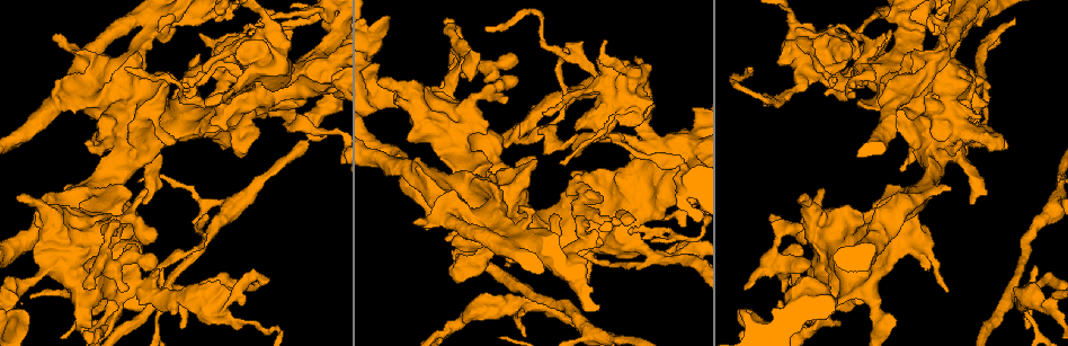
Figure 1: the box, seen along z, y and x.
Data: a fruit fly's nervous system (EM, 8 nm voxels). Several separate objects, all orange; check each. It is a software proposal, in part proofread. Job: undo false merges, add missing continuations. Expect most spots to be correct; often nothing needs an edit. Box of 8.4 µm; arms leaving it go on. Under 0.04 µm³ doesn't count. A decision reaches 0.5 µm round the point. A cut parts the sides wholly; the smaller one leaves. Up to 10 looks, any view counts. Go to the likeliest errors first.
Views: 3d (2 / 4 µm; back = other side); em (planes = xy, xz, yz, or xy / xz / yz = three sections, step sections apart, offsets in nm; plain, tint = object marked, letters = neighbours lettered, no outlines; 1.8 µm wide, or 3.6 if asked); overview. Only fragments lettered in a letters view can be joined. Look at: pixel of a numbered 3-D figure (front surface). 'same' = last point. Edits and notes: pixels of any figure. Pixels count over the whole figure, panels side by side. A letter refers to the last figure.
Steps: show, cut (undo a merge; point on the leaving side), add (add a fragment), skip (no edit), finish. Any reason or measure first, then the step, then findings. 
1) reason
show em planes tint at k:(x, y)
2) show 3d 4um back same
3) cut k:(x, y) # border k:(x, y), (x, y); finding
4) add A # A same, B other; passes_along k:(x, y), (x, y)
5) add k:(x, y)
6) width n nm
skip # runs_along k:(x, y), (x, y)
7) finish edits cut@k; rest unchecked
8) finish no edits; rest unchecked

closes a loop
show em 3.6um planes letters at 1:(925, 118)

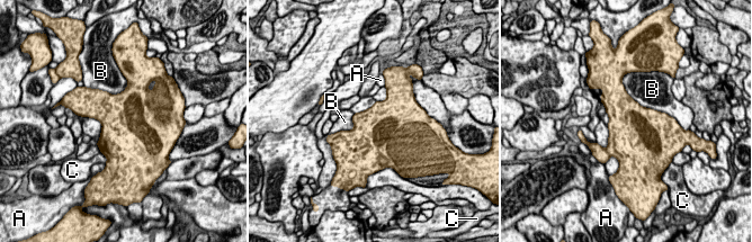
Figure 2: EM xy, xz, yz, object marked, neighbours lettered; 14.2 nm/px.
skip # A other, B other, C other; border 2:(621, 83), (642, 106), (663, 113); continuous, no second cell

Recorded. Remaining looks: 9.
sharp bend
show em planes letters at 1:(659, 252)

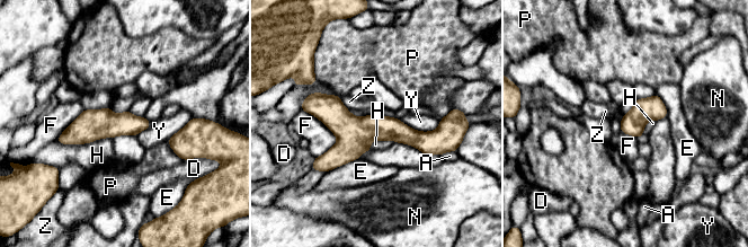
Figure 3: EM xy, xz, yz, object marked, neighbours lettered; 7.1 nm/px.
longest_contact H 400 nm
skip # A other, D other, E other, F other, H other, N other, P other, Y other, Z other; one cell here

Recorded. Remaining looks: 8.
calibre changes
show em 3.6um planes tint at 1:(599, 210)

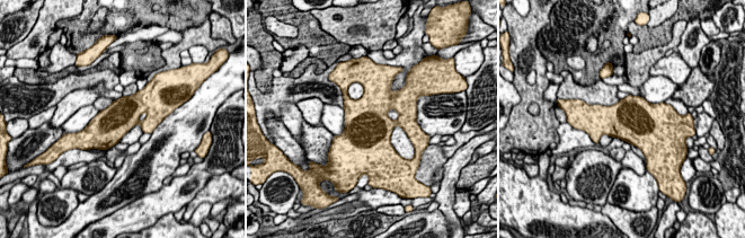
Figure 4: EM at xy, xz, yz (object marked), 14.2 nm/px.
show em 3.6um planes letters same

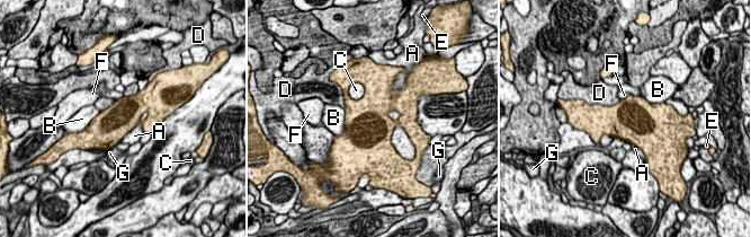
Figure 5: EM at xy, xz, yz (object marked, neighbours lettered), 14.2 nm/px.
width 480 nm
skip # A other, B other, C other, D other, E other, F other, G other; border 5:(146, 112), (119, 141); one cell here

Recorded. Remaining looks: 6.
abrupt turn
show 3d 4um at 1:(854, 55)

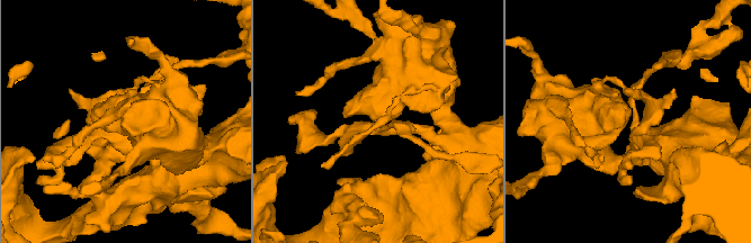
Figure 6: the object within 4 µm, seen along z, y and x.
show em 3.6um planes letters at 6:(376, 118)

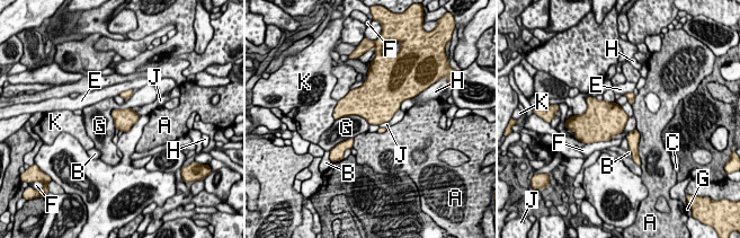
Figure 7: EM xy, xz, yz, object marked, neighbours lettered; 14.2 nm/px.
skip # A other, B other, C other, E other, F other, G other, H other, J other, K other; border 7:(131, 106), (112, 112), (114, 128); continuous, no second cell

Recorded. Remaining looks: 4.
finish no edits; rest unchecked

